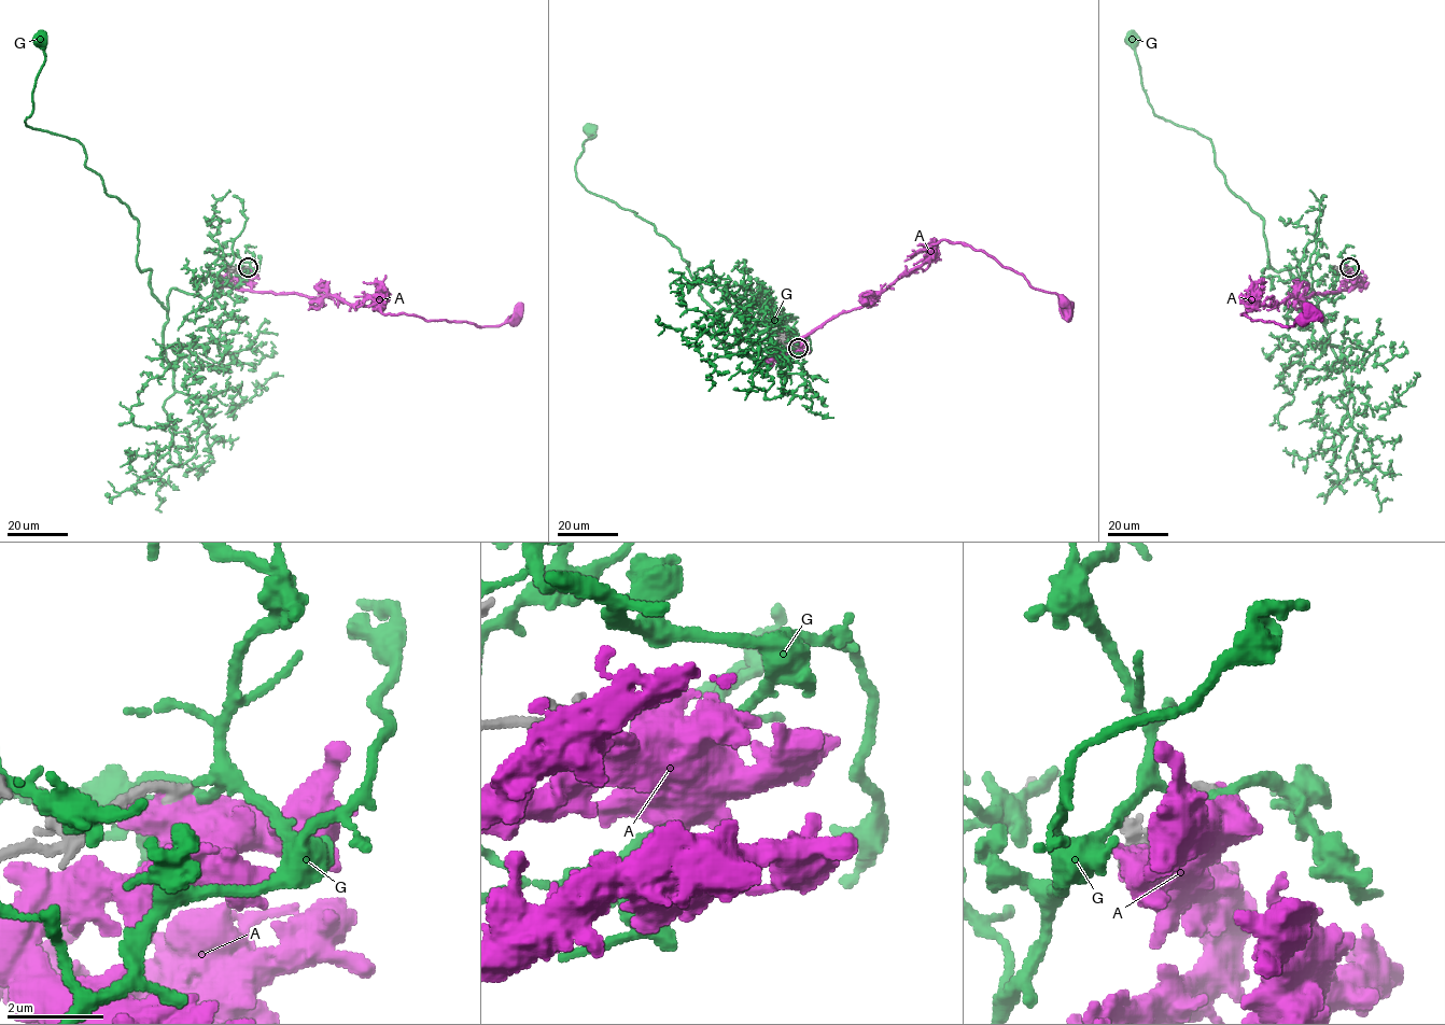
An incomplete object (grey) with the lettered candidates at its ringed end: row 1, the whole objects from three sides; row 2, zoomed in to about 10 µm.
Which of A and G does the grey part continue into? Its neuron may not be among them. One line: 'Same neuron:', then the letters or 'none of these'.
Same neuron: none of these

